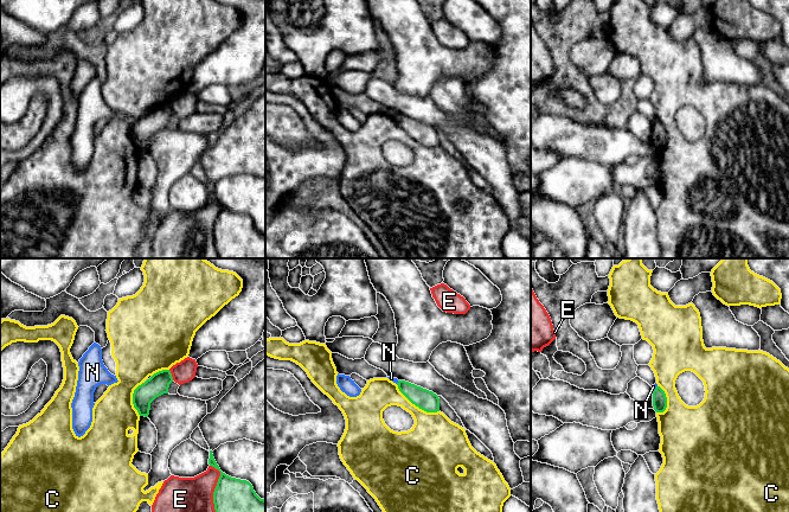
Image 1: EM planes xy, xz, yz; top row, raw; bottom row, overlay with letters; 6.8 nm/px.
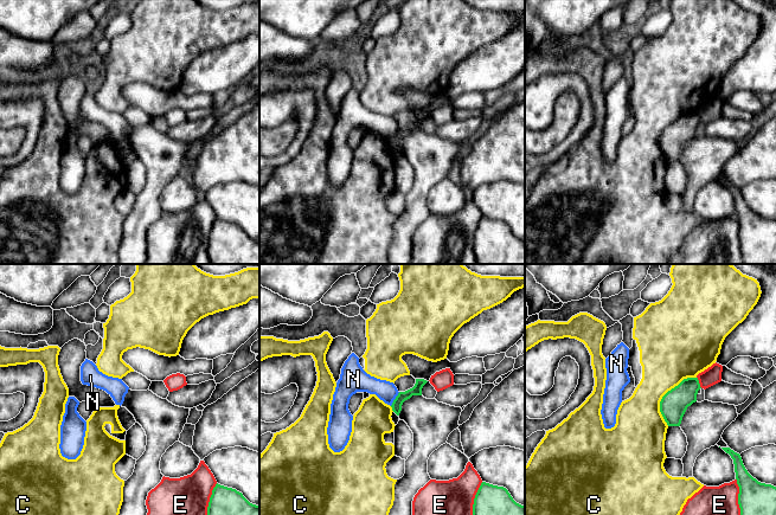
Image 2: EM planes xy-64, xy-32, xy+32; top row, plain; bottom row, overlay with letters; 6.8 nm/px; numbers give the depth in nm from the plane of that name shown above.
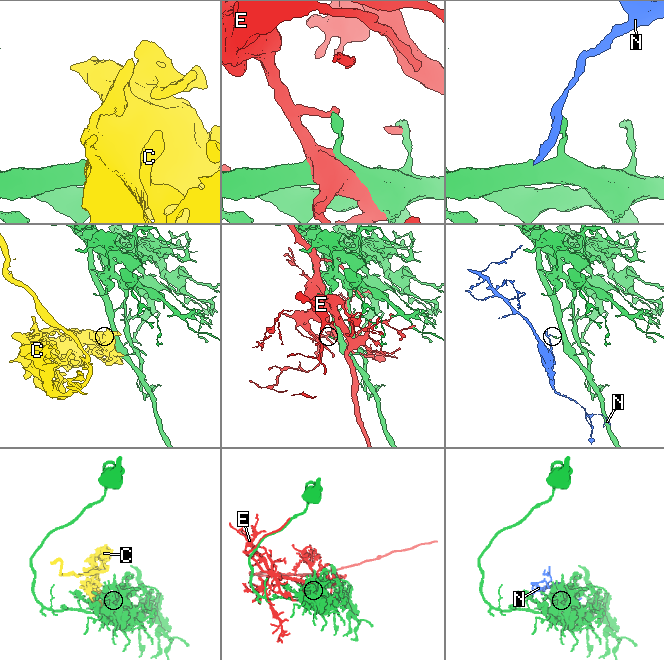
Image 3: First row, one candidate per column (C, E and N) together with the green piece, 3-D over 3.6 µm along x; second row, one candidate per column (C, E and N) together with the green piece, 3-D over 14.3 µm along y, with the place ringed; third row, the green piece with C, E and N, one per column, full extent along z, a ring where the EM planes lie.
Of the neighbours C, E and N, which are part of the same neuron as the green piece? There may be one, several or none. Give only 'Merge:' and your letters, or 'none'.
Merge: none

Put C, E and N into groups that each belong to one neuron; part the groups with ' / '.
C / E / N

